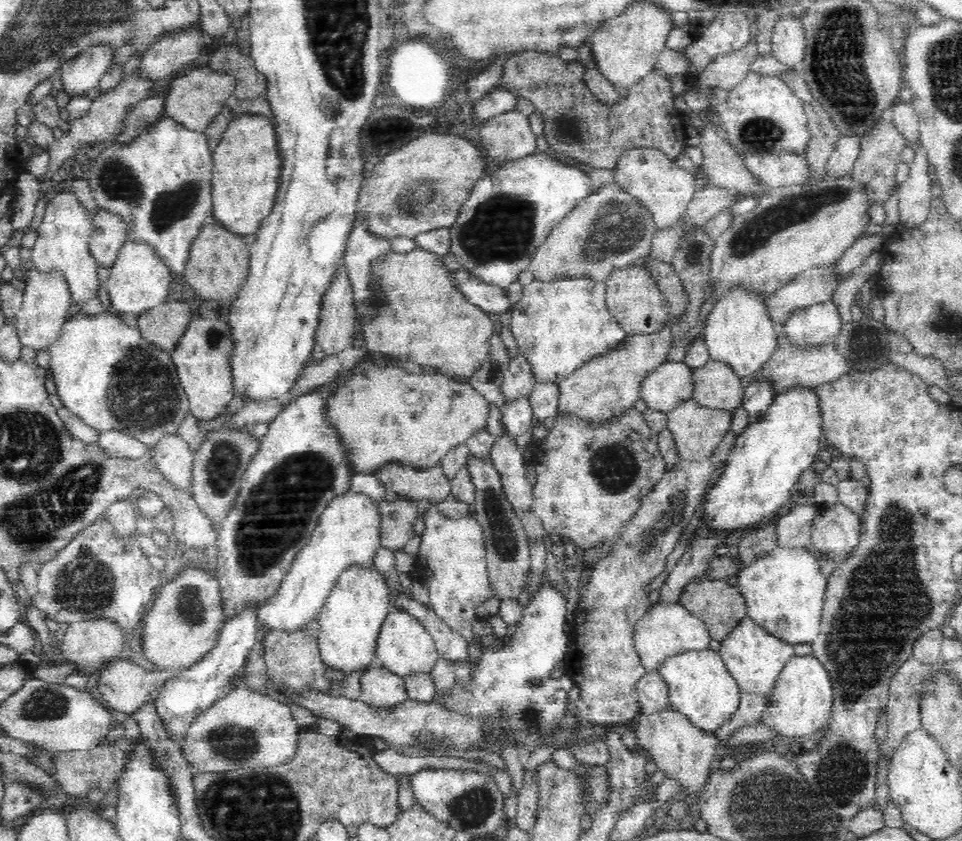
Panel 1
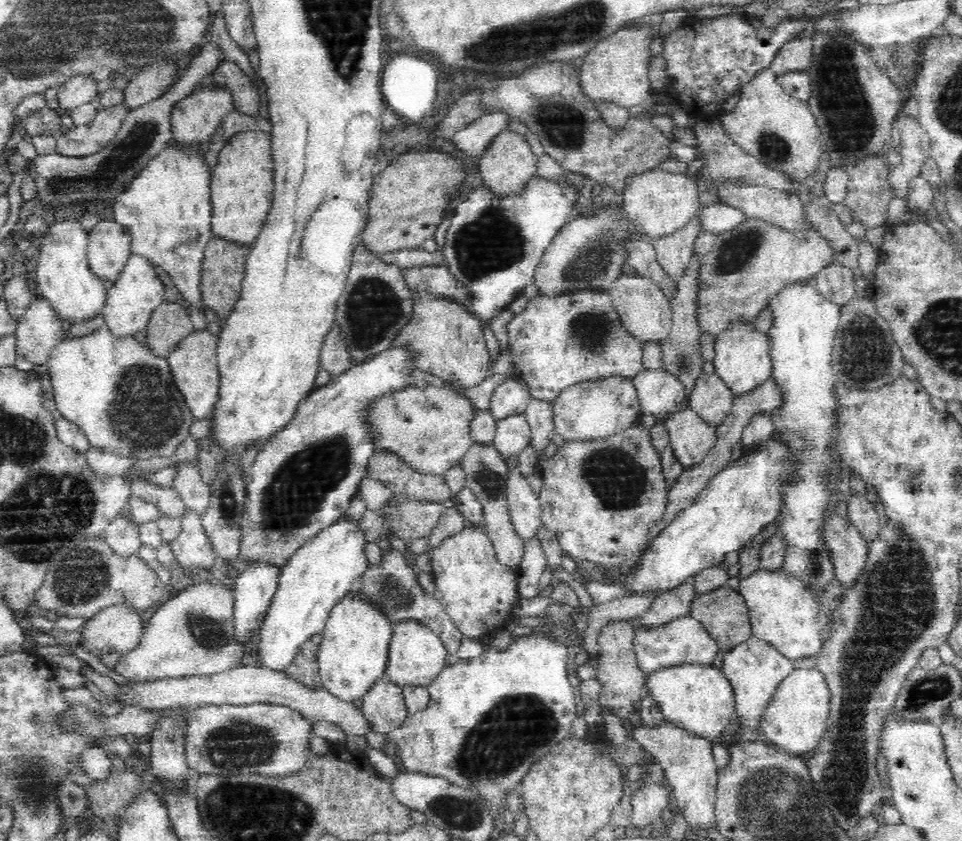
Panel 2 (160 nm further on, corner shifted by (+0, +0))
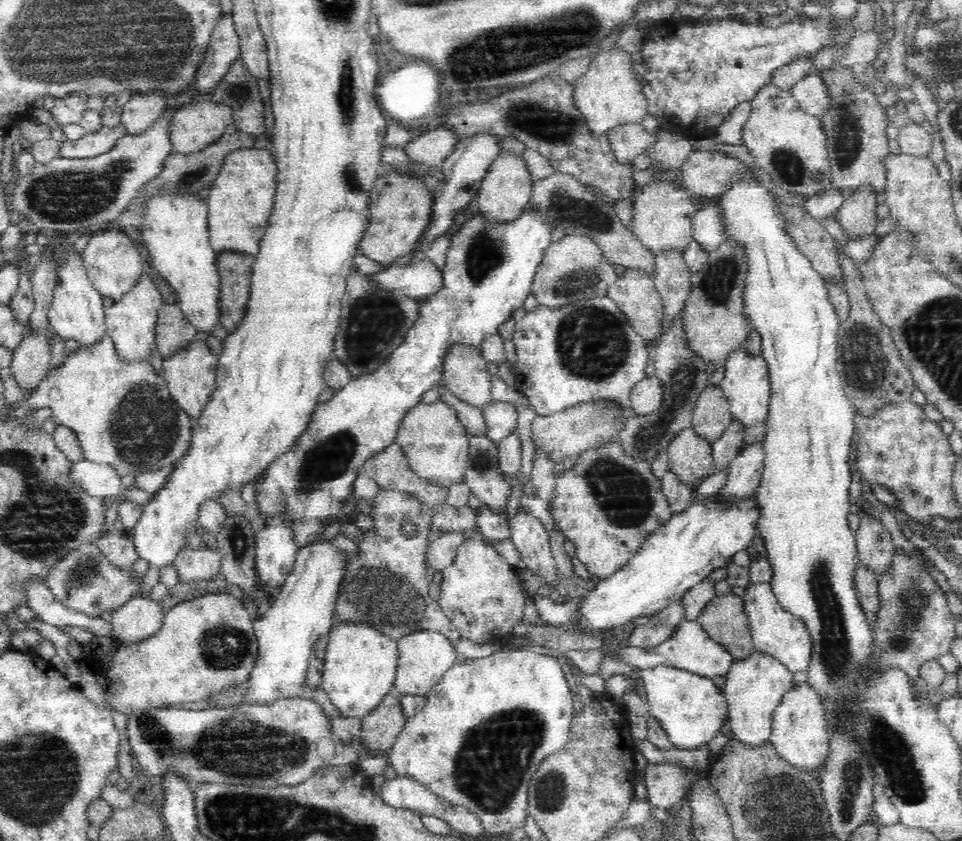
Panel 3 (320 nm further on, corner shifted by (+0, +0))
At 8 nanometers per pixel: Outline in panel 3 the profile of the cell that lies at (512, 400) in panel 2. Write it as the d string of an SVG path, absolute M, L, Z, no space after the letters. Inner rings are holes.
M492 399L481 409L486 421L486 436L496 444L501 438L504 438L504 435L516 429L518 410L512 401Z

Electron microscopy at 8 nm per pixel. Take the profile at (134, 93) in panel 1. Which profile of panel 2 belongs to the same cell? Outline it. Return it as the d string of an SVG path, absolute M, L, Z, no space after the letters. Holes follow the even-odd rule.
M124 99L99 107L90 122L65 130L61 141L56 140L55 152L61 156L87 157L104 150L118 134L128 111Z

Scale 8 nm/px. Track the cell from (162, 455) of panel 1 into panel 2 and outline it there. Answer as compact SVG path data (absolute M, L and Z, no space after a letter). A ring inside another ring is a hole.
M190 460L178 461L177 464L177 475L174 475L171 488L178 493L186 507L202 514L209 502L209 484L204 482L199 467Z

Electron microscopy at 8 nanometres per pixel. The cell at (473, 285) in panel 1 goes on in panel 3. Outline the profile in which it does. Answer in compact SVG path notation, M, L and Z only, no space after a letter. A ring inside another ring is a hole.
M428 259L400 267L388 266L372 274L372 277L378 281L378 285L382 285L388 291L402 293L421 301L444 288L442 270Z

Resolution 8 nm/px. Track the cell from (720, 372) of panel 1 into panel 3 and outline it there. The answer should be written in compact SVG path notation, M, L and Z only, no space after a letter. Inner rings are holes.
M708 384L698 395L691 426L714 444L732 421L732 411L721 385Z

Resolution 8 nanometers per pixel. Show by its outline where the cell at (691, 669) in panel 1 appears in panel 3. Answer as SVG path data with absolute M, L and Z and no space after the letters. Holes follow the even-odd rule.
M664 665L639 669L637 677L645 699L646 713L660 720L673 746L696 749L721 733L724 722L729 718L728 700L714 684L713 678Z

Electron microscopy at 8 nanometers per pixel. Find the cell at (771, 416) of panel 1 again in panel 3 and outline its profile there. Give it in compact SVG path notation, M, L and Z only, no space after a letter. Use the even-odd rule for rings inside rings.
M748 441L739 451L739 454L729 464L726 470L728 478L723 488L712 496L696 495L684 510L674 513L668 524L655 530L642 544L638 554L627 562L616 574L601 579L590 592L584 596L582 608L574 626L597 632L598 630L612 630L628 624L642 616L650 616L671 602L682 599L685 592L696 586L716 570L725 568L732 561L732 556L740 550L746 550L758 531L758 522L762 516L760 503L755 492L759 487L765 460L765 441Z

